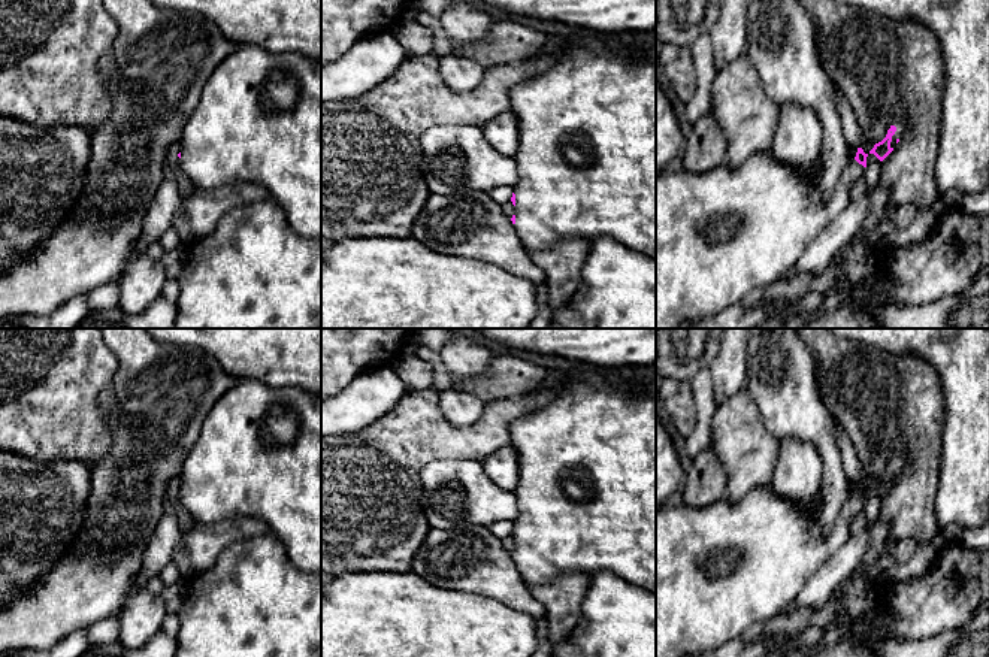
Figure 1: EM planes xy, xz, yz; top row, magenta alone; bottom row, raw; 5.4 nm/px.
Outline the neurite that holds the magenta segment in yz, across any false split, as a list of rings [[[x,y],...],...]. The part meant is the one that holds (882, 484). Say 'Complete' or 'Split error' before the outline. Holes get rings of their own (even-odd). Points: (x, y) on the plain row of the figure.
Split error. [[[896,455],[890,460],[887,464],[886,472],[878,478],[869,478],[869,488],[874,488],[880,496],[883,496],[896,481],[902,469],[907,466],[907,457],[905,455]]]

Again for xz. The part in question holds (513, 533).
Split error. [[[550,369],[548,375],[533,393],[547,388],[557,390],[557,396],[551,403],[517,418],[509,427],[509,446],[517,452],[520,467],[518,485],[514,491],[517,496],[517,517],[512,520],[514,527],[511,532],[515,548],[511,555],[521,579],[529,588],[533,588],[550,584],[560,575],[569,572],[583,572],[590,576],[605,570],[656,594],[656,379],[645,373],[623,378],[607,370],[577,369],[560,372]]]

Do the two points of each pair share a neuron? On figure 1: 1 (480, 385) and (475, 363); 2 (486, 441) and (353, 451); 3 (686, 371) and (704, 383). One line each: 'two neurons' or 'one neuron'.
1: two neurons
2: one neuron
3: two neurons

